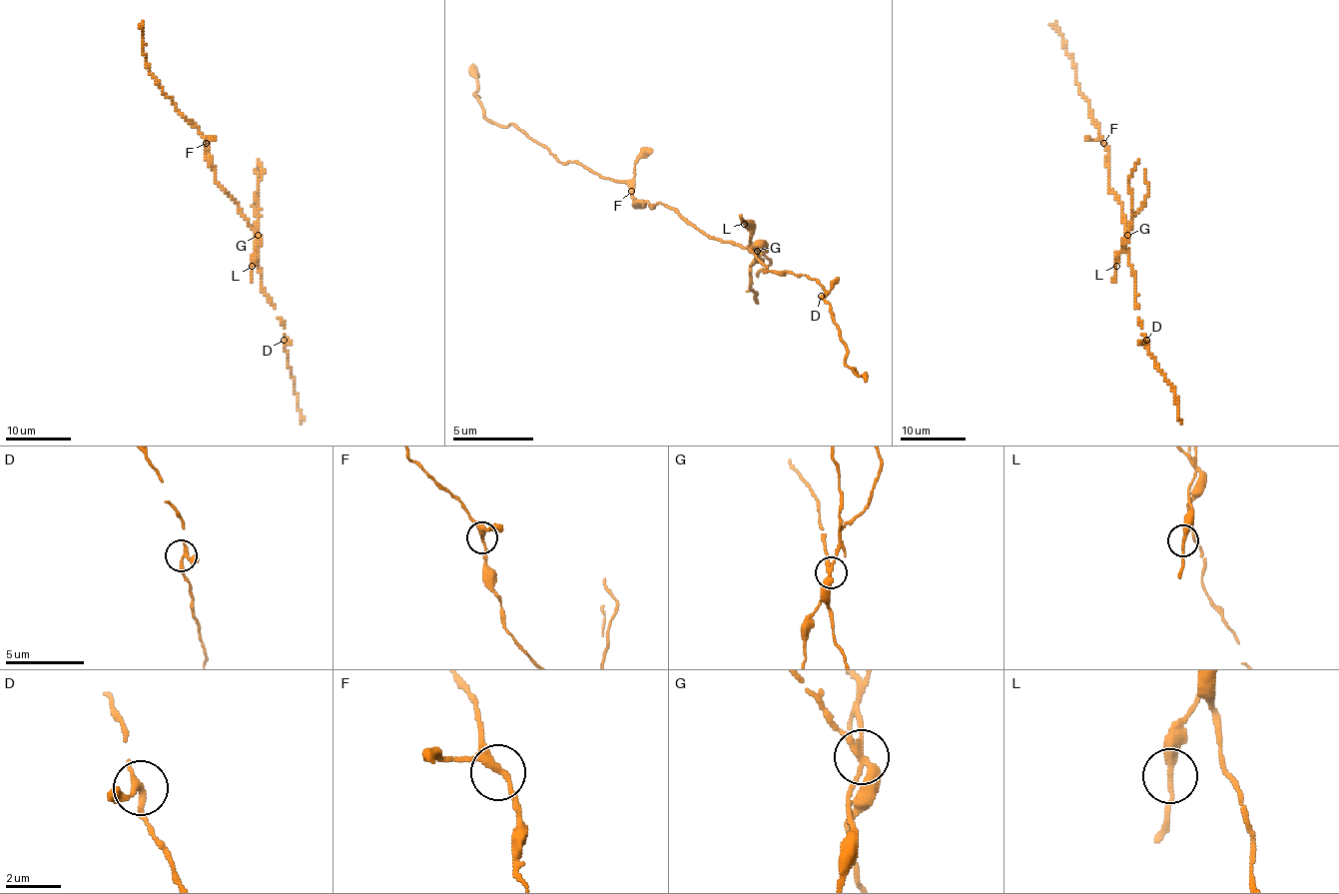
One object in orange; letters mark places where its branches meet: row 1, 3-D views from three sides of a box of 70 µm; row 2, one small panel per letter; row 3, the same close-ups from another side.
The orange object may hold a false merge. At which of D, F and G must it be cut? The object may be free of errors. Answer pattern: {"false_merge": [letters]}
{"false_merge": ["G"]}

